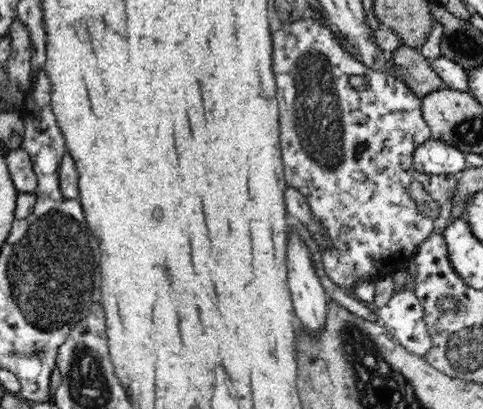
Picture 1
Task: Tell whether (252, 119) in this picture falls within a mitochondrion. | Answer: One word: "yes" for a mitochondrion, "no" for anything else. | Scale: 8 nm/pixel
no

